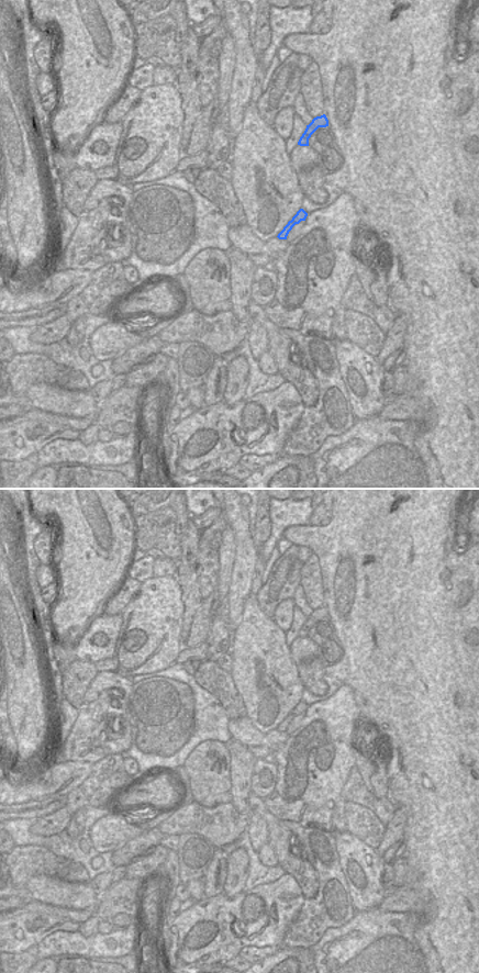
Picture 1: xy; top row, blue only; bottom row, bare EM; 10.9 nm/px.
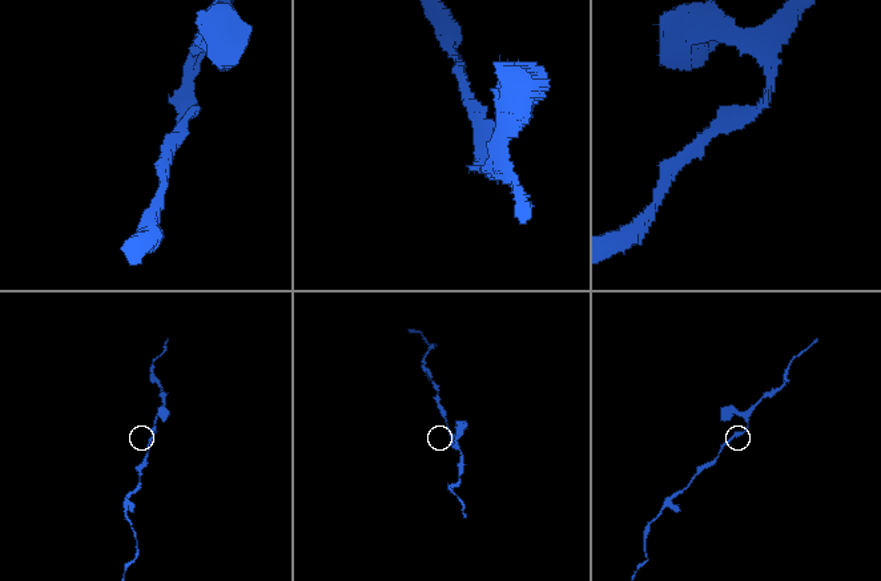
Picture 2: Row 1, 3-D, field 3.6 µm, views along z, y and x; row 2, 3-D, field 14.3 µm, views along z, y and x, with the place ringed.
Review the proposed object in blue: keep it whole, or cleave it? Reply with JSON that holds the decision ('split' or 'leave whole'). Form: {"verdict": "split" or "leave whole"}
{"verdict": "leave whole"}

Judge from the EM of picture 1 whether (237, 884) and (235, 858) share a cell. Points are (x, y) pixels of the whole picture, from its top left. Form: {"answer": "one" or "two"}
{"answer": "one"}

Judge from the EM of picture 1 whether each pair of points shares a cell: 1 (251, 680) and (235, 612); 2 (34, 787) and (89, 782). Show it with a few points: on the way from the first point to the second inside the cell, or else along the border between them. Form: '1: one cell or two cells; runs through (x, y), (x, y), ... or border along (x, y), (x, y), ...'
1: two cells; border along (245, 599), (241, 622), (231, 630)
2: two cells; border along (91, 775), (79, 786)

